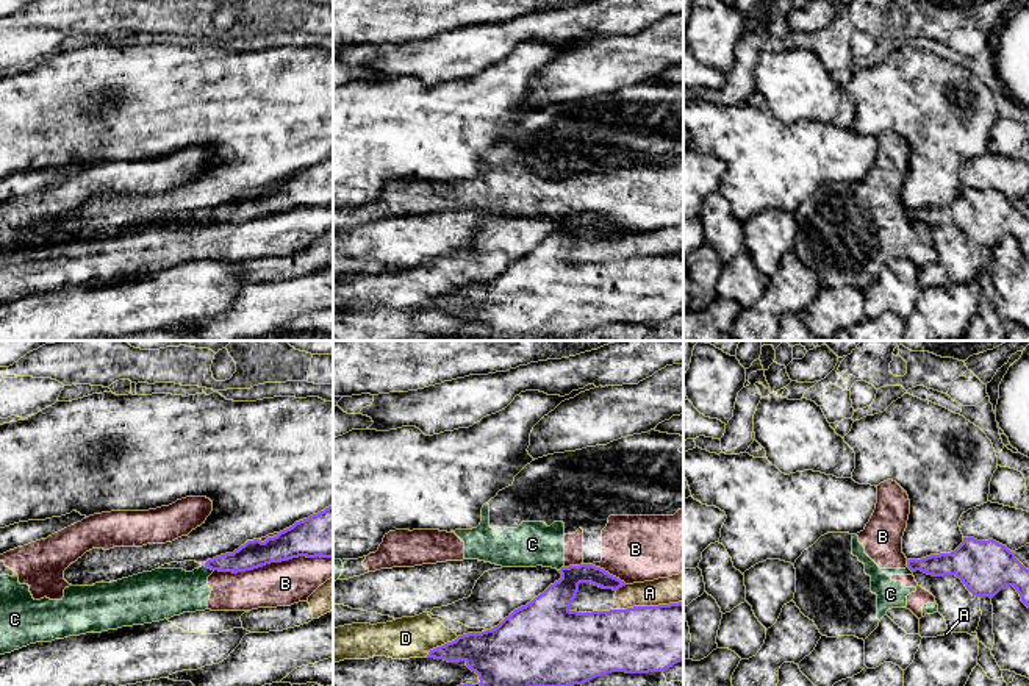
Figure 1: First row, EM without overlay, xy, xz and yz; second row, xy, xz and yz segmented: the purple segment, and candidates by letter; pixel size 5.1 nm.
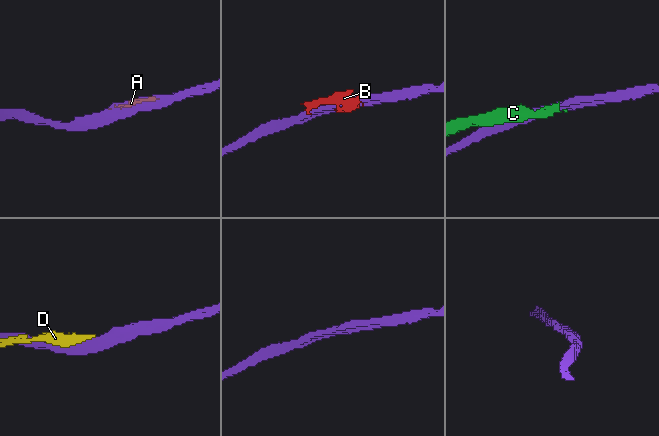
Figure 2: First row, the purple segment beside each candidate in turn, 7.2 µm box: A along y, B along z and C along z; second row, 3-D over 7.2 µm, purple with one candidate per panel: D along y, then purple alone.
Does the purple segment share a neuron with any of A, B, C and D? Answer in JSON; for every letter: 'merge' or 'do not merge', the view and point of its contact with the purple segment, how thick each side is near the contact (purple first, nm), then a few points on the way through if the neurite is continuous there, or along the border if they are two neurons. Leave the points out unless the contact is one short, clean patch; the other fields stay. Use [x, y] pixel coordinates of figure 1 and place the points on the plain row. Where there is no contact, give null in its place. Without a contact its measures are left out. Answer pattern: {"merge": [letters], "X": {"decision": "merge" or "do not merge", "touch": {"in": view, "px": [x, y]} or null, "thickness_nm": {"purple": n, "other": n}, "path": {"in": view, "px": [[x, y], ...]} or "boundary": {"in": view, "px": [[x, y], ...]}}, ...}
{"merge": [], "A": {"decision": "do not merge", "touch": {"in": "xz", "px": [646, 257]}, "thickness_nm": {"purple": 340, "other": 140}}, "B": {"decision": "do not merge", "touch": {"in": "xy", "px": [272, 211]}, "thickness_nm": {"purple": 200, "other": 220}}, "C": {"decision": "do not merge", "touch": {"in": "xy", "px": [208, 217]}, "thickness_nm": {"purple": 140, "other": 240}, "boundary": {"in": "xy", "px": [[204, 216], [213, 221]]}}, "D": {"decision": "do not merge", "touch": {"in": "xz", "px": [441, 296]}, "thickness_nm": {"purple": 240, "other": 220}}}

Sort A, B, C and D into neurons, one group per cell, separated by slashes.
A D / B C

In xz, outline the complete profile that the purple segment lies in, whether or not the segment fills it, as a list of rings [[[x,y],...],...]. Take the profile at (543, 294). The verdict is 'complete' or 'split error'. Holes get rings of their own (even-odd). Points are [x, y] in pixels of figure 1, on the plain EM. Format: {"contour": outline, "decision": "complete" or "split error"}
{"contour": [[[593,214],[561,217],[561,228],[497,277],[458,286],[428,302],[427,308],[464,311],[488,341],[569,338],[611,322],[665,322],[683,311],[683,253],[577,263],[569,256],[580,233],[618,241],[624,231]]], "decision": "complete"}

